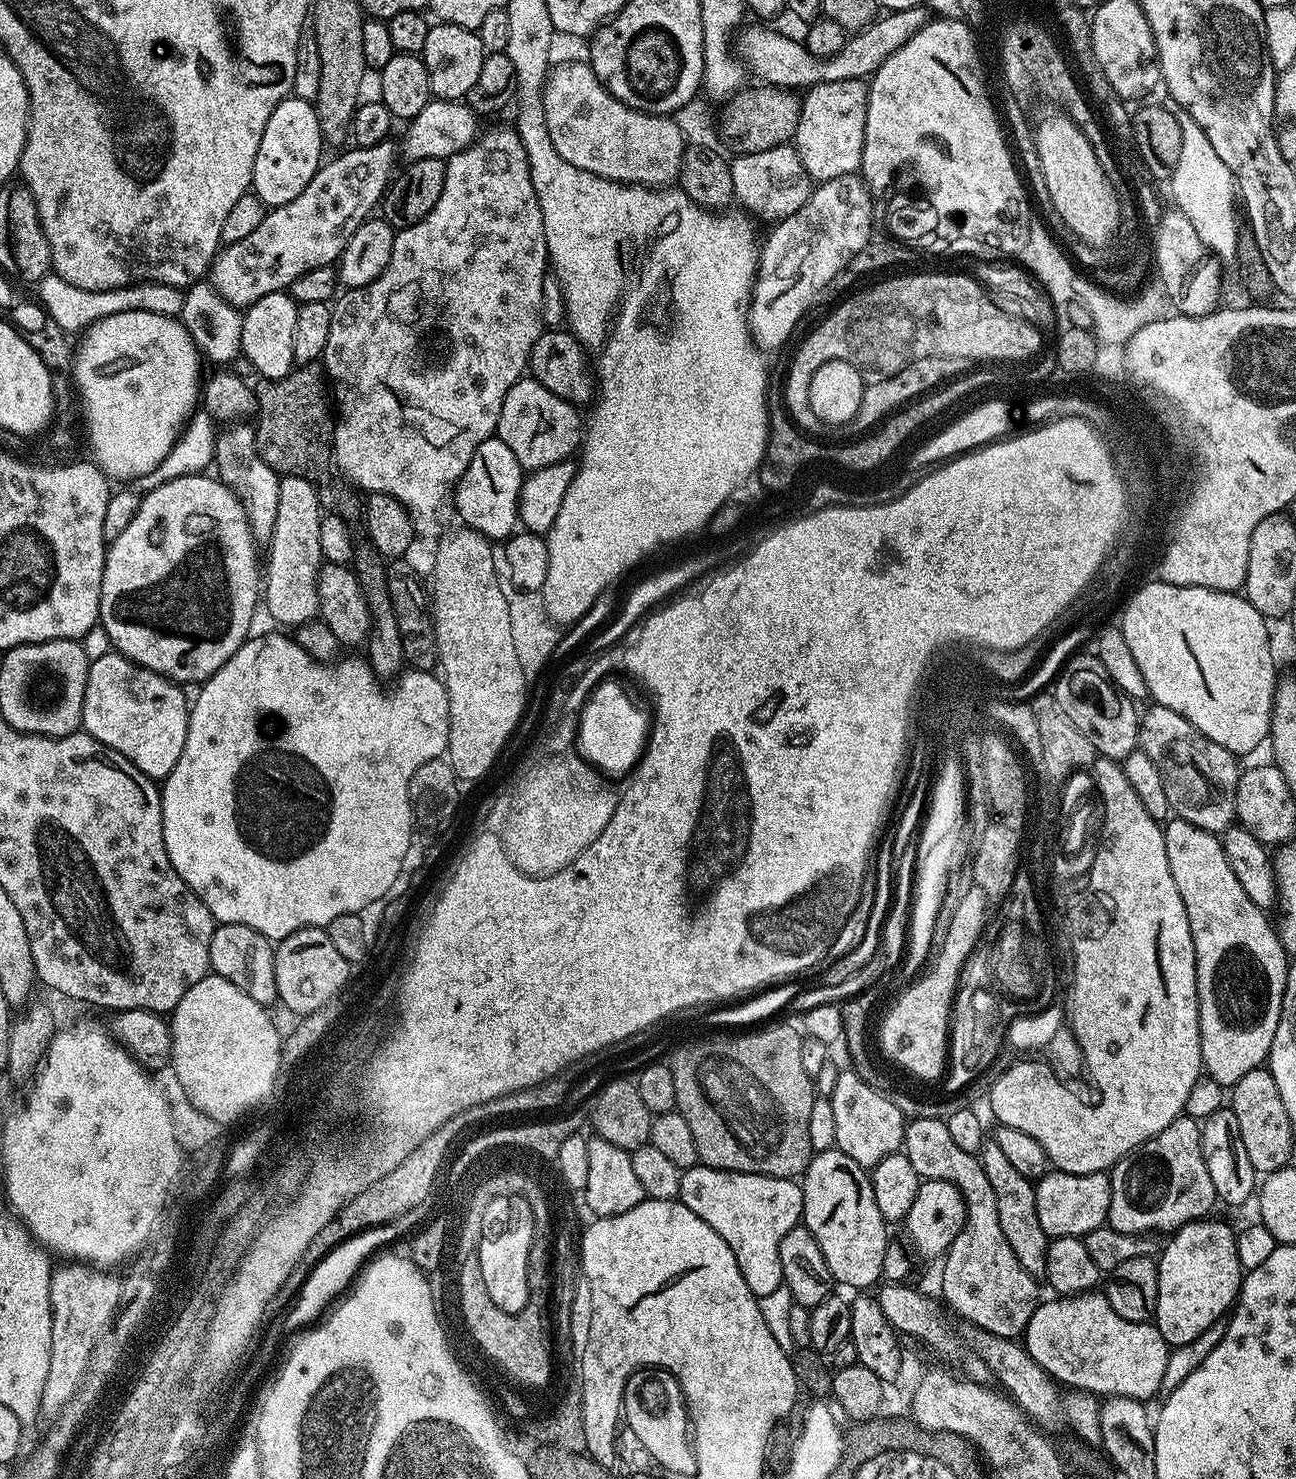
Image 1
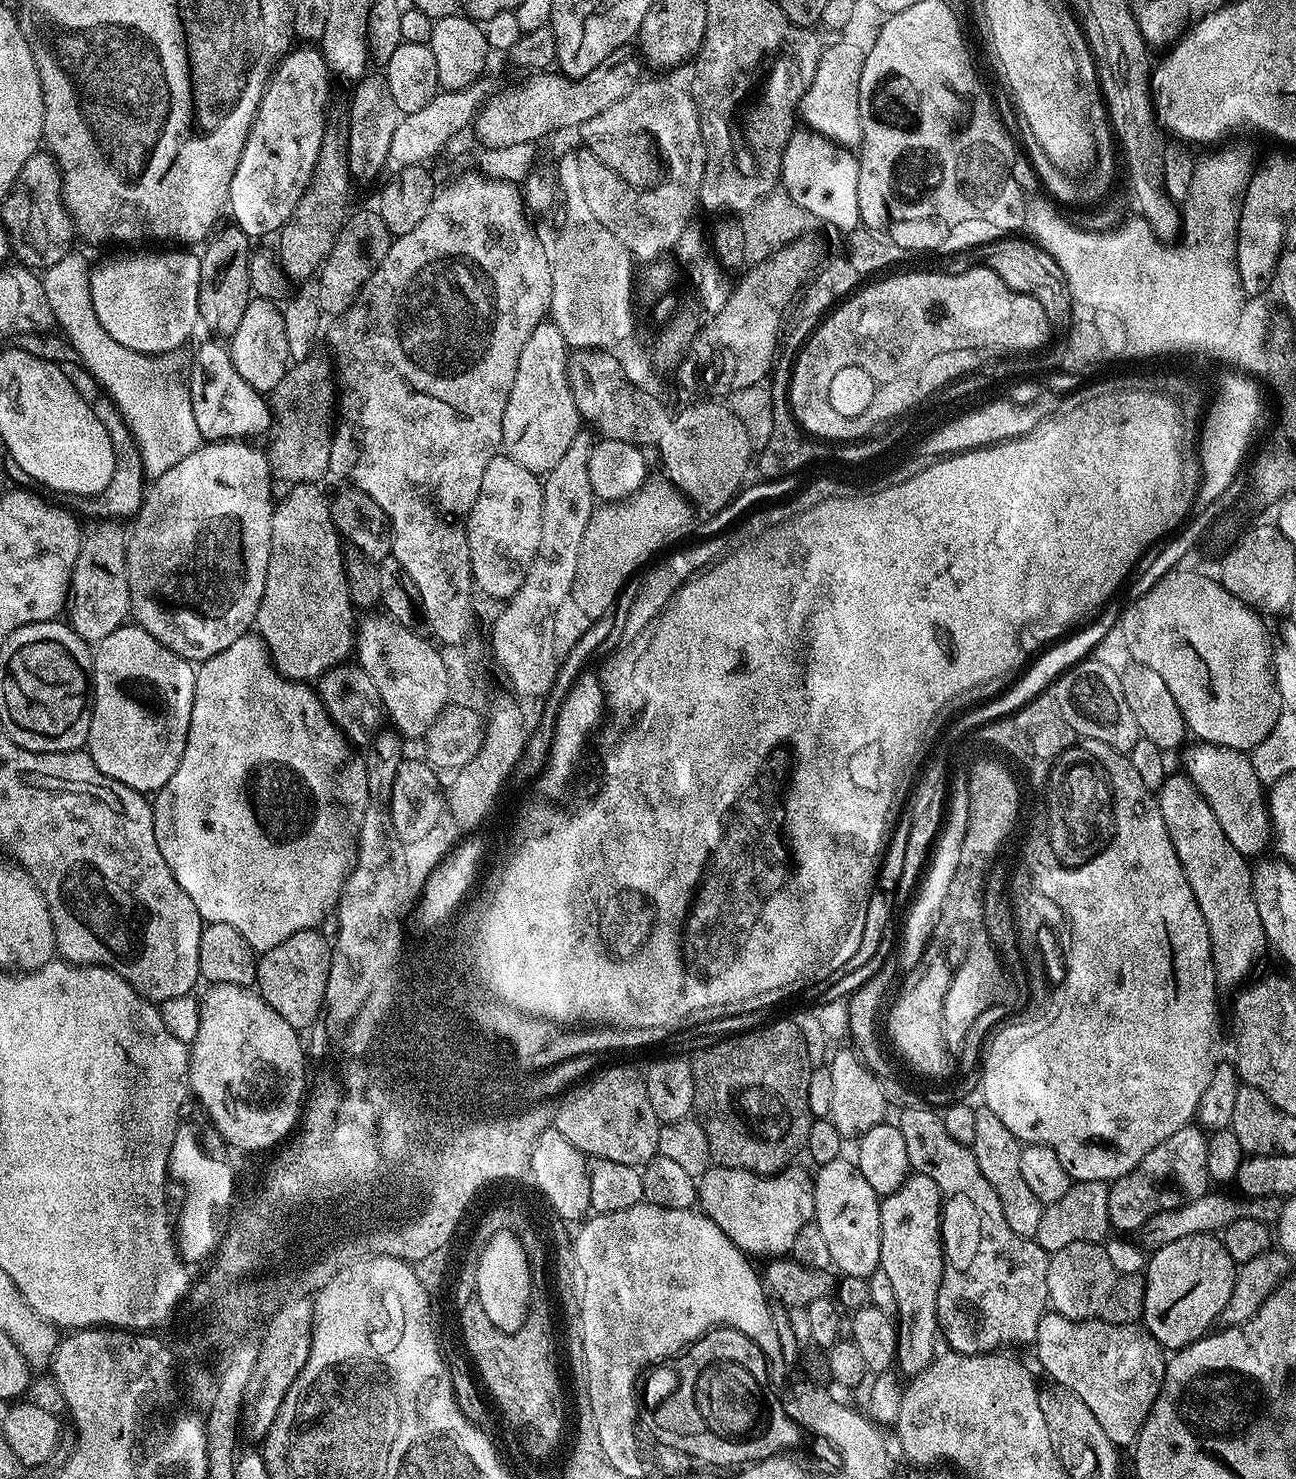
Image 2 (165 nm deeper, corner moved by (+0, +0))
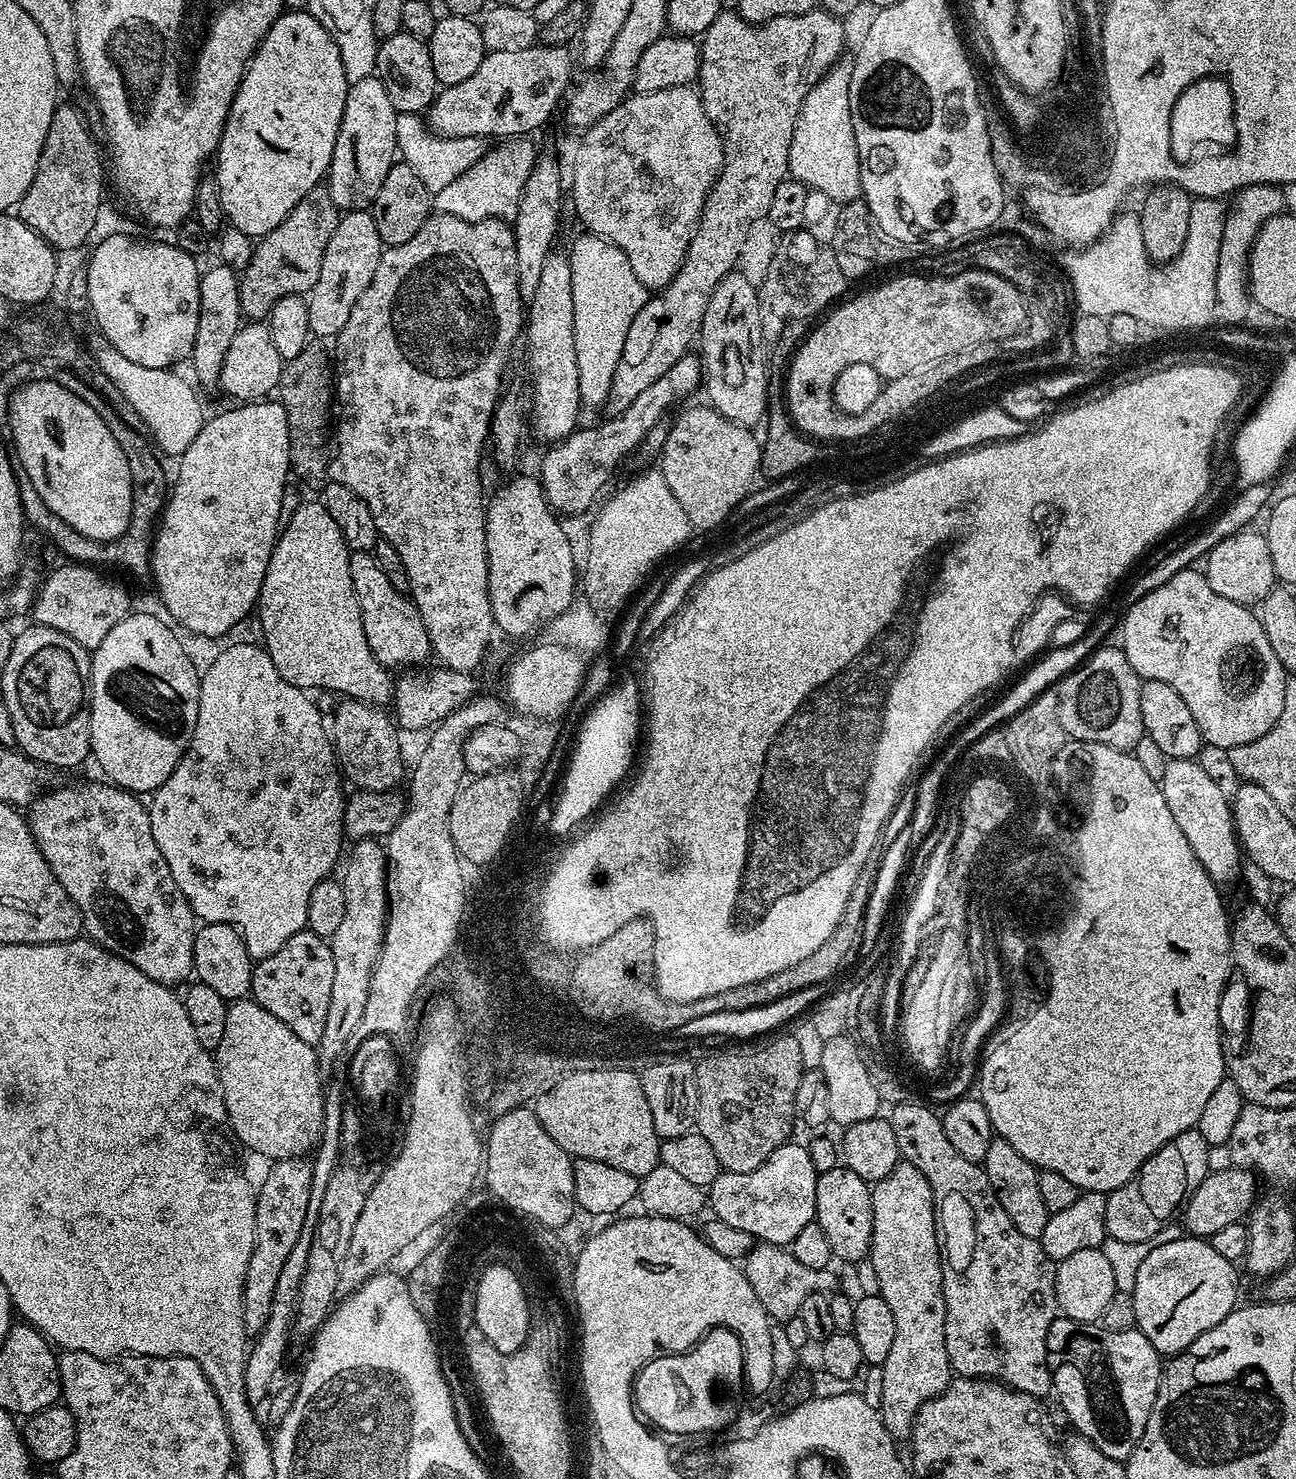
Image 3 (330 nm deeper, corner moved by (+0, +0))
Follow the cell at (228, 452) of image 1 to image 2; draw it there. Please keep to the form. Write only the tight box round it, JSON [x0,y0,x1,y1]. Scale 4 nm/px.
[189,342,272,442]

